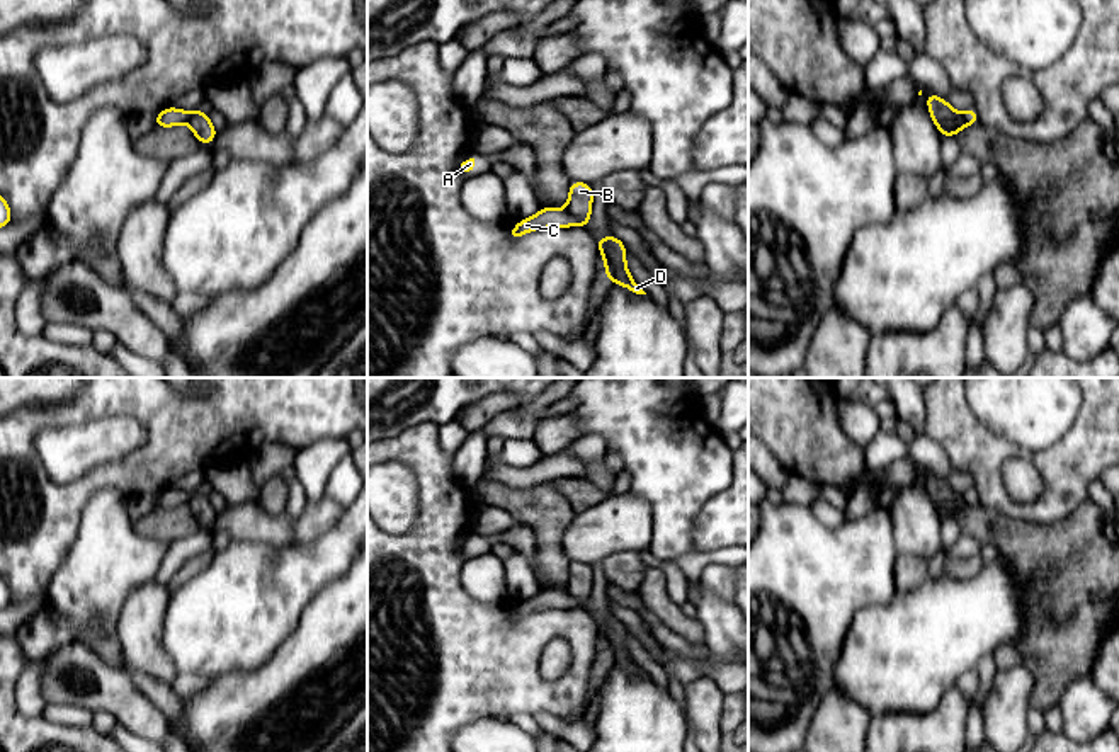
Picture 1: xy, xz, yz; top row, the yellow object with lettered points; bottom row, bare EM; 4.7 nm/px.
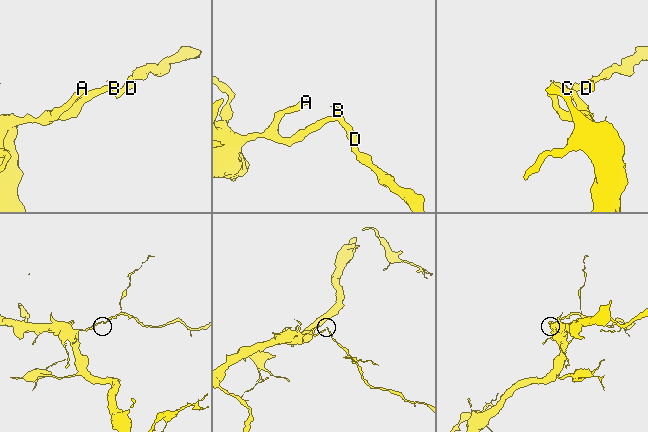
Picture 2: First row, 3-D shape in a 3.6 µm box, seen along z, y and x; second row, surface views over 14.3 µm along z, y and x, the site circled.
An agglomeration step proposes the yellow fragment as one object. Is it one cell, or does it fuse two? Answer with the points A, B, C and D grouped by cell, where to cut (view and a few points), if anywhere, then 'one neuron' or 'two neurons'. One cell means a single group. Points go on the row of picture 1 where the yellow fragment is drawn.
groups A C / B D; cut xz (565, 208), (579, 223); two neurons

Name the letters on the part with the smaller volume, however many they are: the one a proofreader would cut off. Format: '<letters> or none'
B, D

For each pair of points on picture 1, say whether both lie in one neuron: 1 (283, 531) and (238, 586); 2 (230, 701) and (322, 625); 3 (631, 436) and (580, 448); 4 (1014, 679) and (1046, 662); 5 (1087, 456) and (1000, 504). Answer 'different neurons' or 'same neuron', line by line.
1: different neurons
2: same neuron
3: different neurons
4: different neurons
5: same neuron

